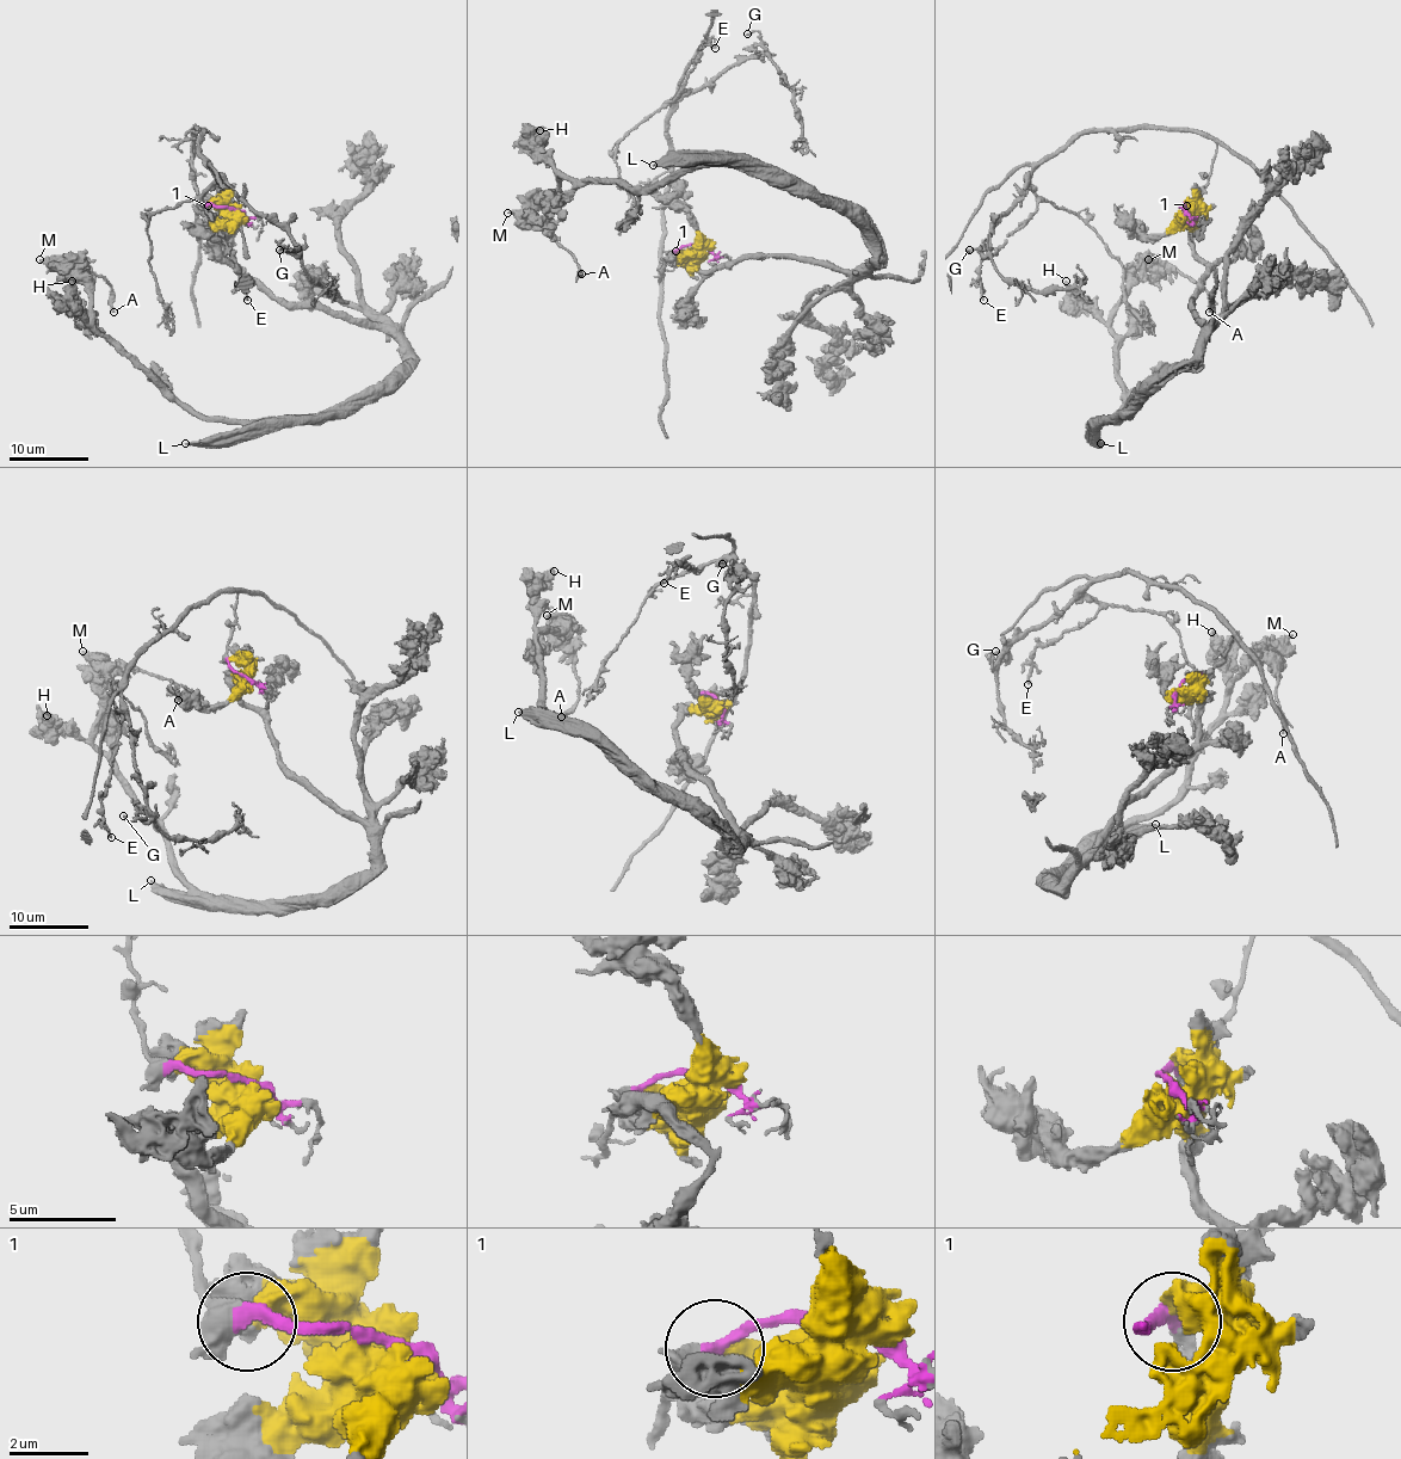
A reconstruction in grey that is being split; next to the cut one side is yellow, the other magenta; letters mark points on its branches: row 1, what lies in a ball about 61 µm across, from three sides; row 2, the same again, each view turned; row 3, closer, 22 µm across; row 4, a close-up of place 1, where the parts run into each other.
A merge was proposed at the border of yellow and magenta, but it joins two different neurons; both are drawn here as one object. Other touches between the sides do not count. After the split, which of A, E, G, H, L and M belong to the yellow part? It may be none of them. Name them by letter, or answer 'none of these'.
A, H, L, M

